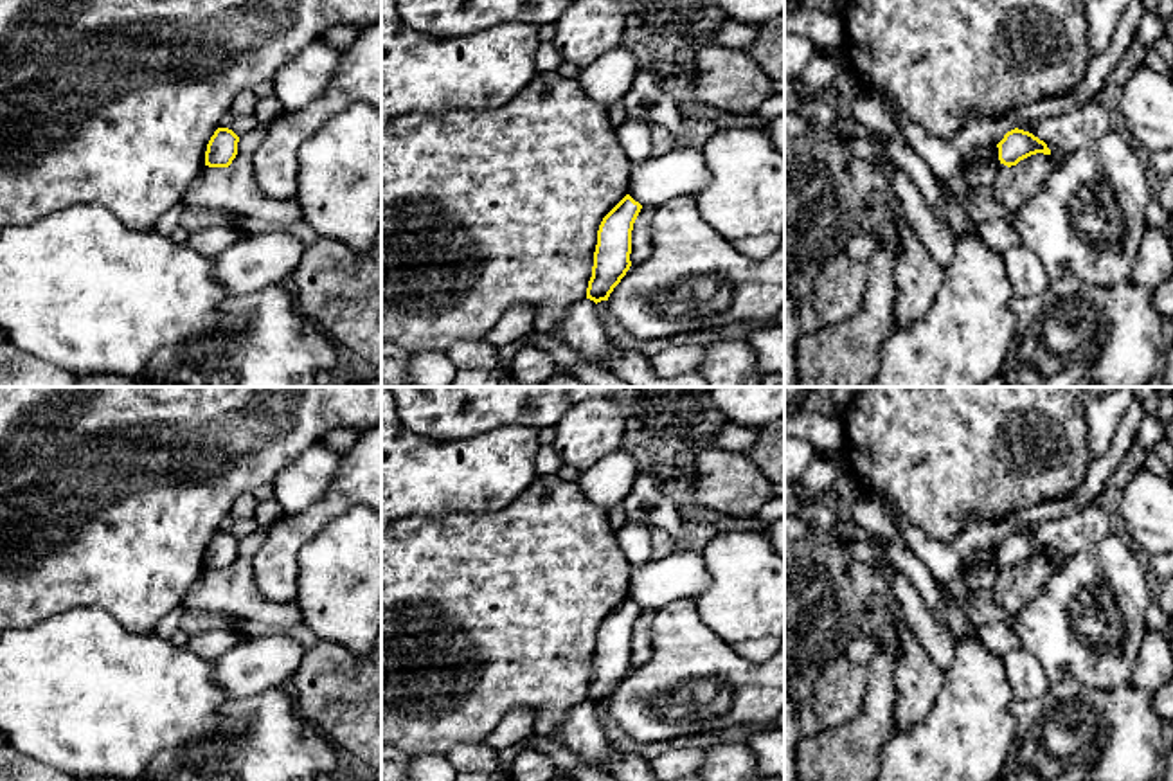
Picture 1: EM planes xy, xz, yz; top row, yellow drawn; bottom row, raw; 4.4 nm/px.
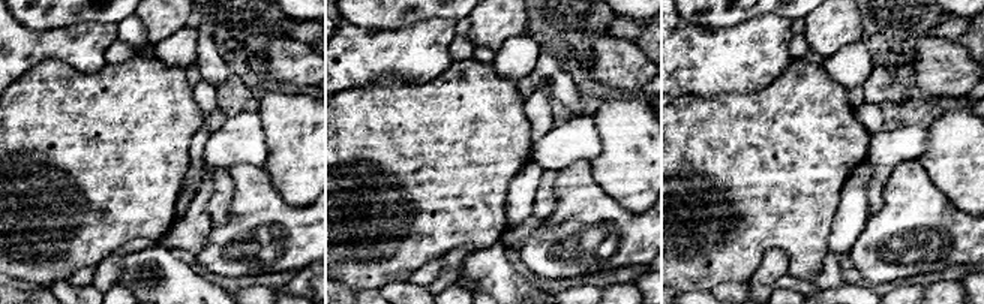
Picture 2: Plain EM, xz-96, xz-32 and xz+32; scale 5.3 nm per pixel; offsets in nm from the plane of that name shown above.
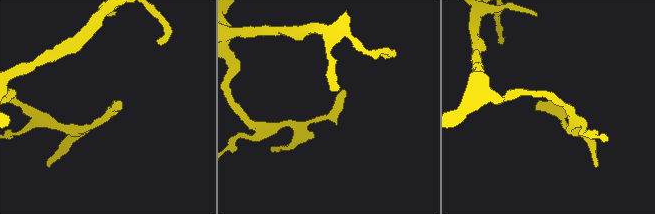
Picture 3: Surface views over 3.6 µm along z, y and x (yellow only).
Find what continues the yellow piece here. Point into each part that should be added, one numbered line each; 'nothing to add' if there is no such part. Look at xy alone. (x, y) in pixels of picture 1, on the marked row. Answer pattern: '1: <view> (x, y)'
nothing to add

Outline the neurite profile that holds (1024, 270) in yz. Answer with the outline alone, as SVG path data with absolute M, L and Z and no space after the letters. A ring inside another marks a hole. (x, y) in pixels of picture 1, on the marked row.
M1025 245L1000 252L1006 275L1016 297L1042 293L1052 283L1036 254Z

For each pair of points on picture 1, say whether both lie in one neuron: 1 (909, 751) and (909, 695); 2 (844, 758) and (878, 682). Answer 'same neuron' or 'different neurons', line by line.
1: different neurons
2: same neuron

